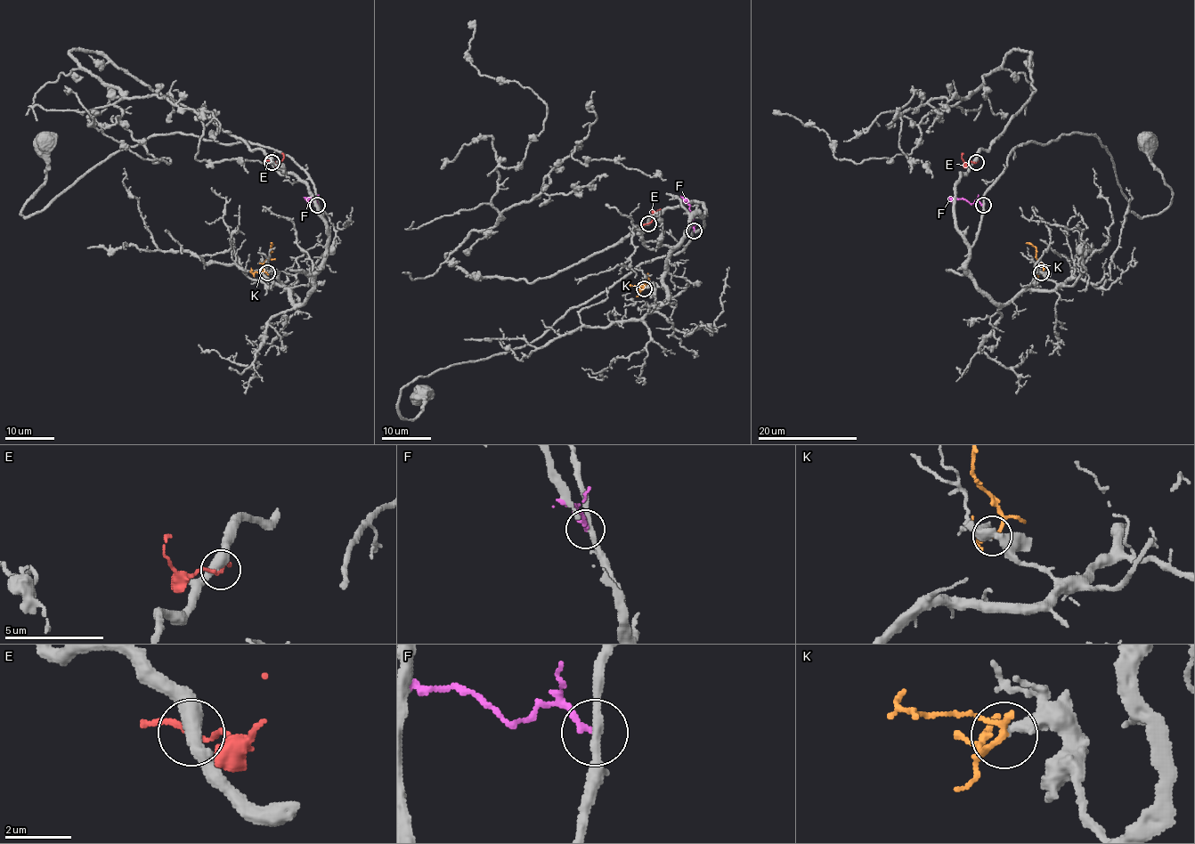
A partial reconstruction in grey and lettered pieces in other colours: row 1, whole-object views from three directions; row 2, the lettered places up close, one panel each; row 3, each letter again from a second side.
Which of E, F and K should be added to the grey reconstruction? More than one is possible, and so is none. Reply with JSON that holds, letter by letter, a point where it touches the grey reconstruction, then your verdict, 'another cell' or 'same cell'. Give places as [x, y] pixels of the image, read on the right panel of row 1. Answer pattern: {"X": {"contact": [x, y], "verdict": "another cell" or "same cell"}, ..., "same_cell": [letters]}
{"E": {"contact": [976, 162], "verdict": "another cell"}, "F": {"contact": [983, 205], "verdict": "another cell"}, "K": {"contact": [1041, 272], "verdict": "another cell"}, "same_cell": []}

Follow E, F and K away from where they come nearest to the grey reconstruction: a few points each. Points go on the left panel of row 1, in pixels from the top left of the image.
E: (271, 161), (279, 163), (283, 158), (282, 153)
F: (317, 205), (313, 198), (303, 198)
K: (267, 273), (264, 264), (272, 242)

